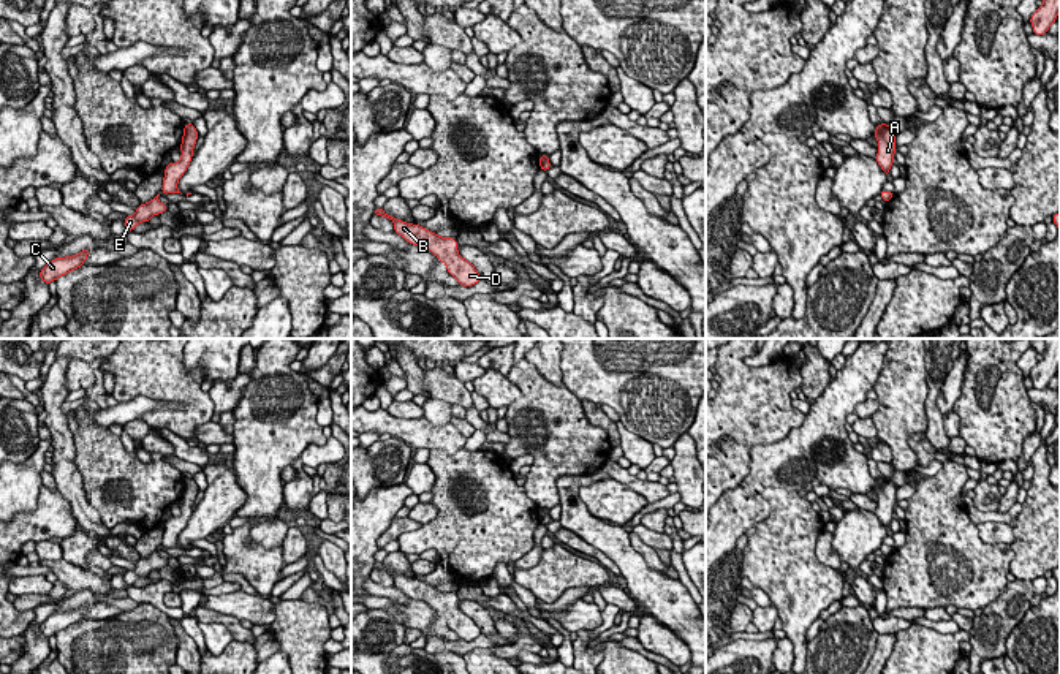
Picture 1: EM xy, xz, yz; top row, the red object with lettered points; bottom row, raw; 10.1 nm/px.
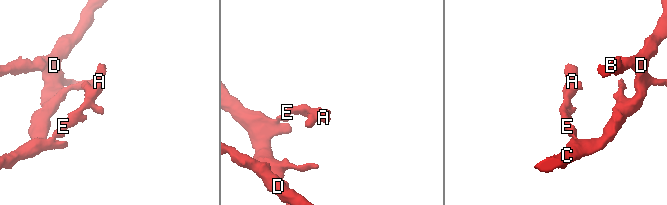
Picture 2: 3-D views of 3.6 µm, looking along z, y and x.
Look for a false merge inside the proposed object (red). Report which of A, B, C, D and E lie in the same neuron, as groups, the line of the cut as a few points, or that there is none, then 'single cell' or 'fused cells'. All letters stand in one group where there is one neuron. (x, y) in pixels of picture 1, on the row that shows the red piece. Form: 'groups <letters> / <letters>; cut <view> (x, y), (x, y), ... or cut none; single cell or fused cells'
groups A B C D E; cut none; single cell

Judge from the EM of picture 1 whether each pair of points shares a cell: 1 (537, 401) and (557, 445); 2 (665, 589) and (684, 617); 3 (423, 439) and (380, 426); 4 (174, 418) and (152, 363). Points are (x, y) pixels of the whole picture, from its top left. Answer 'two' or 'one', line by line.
1: one
2: one
3: one
4: one

